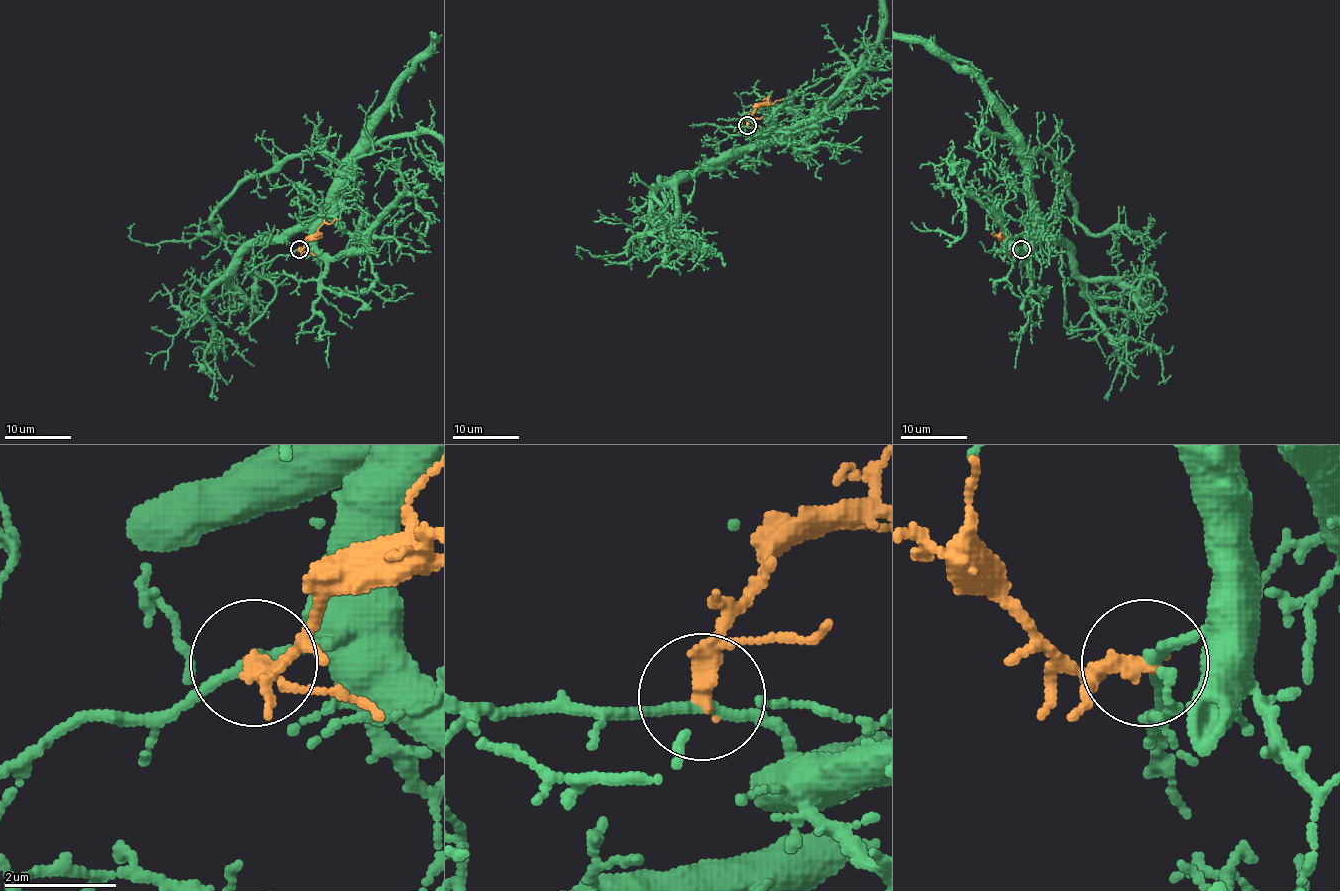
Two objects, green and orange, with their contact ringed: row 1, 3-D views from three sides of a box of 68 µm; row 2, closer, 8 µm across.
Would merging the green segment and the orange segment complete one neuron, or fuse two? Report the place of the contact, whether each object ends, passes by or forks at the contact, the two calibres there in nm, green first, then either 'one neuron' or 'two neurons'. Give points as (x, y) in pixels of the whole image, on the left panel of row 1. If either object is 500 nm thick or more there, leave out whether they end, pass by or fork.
place (299, 249); green passes by; orange passes by; calibres 180 and 240 nm; two neurons

